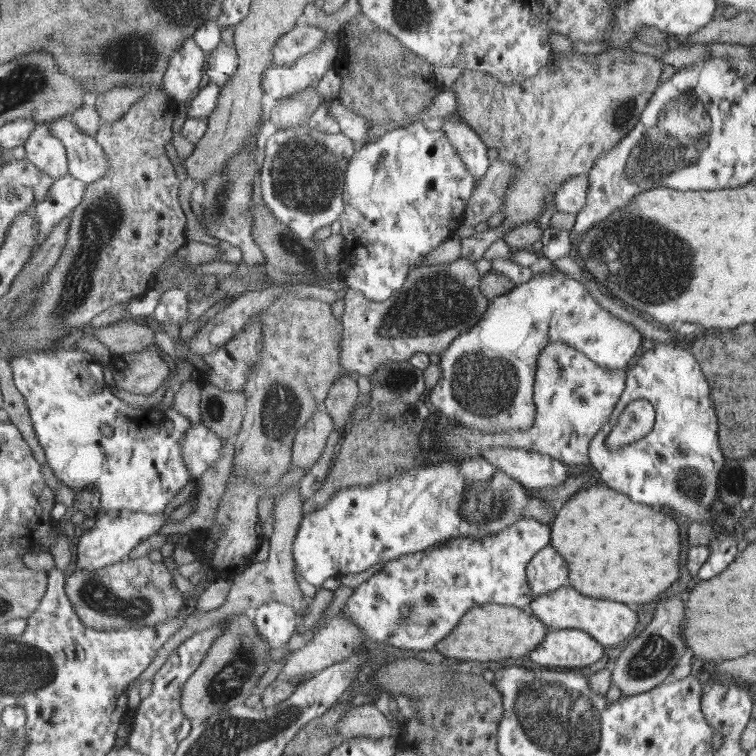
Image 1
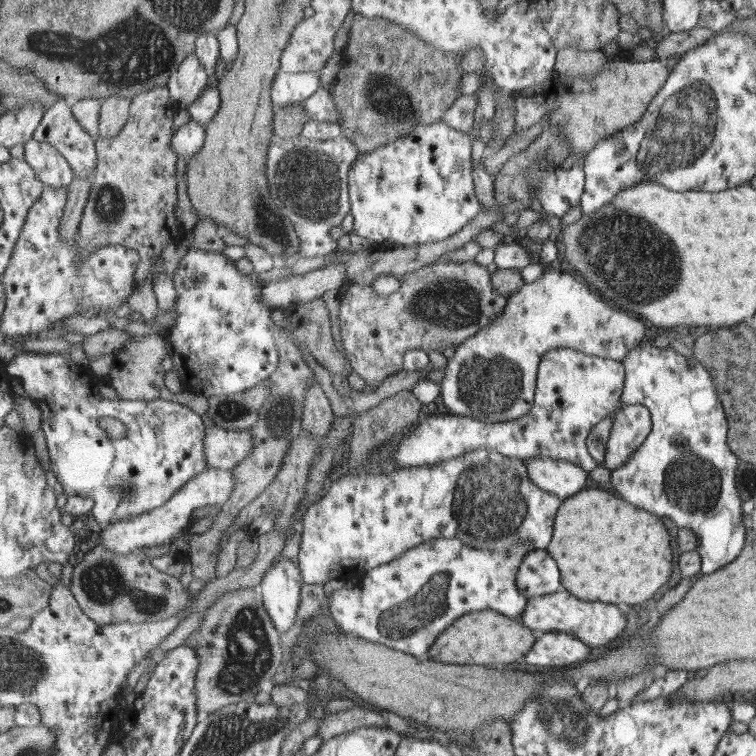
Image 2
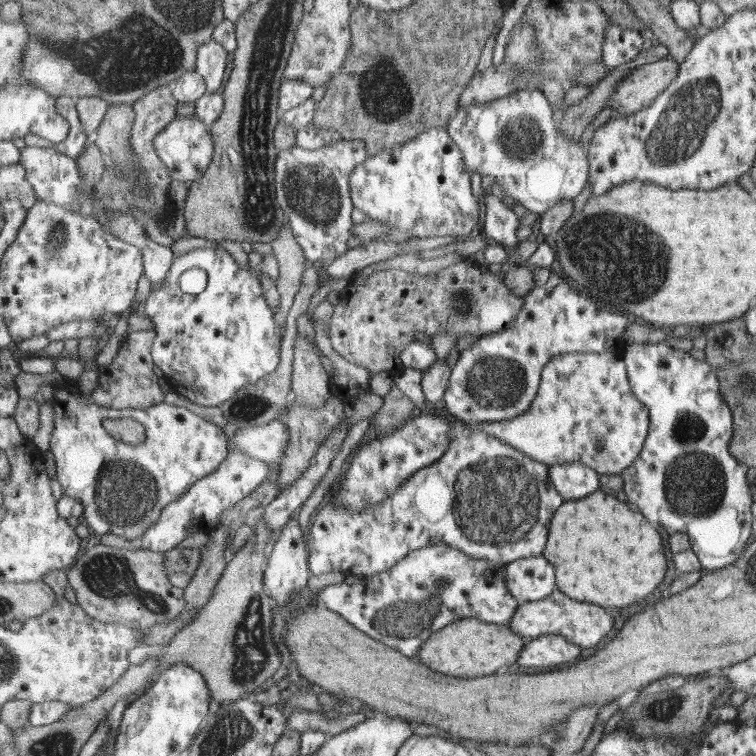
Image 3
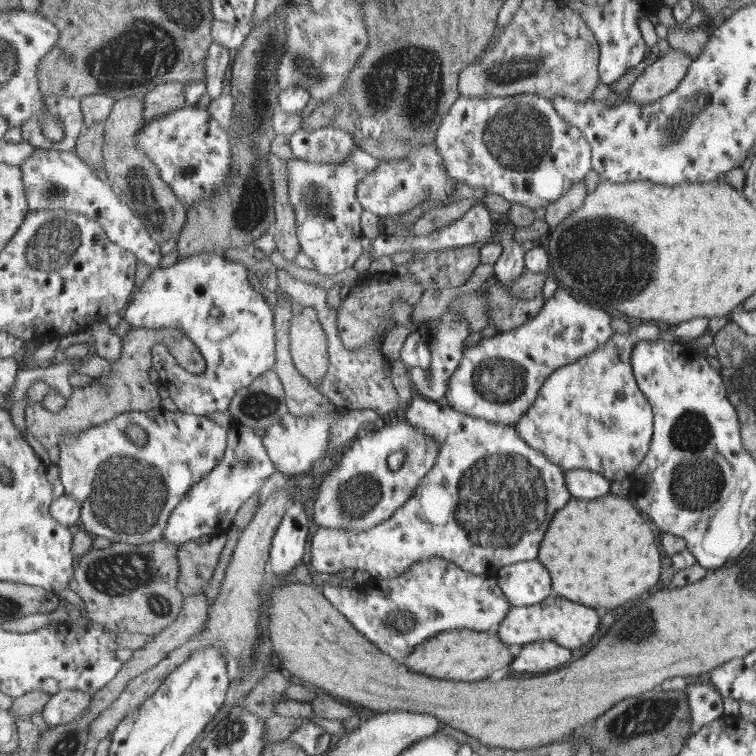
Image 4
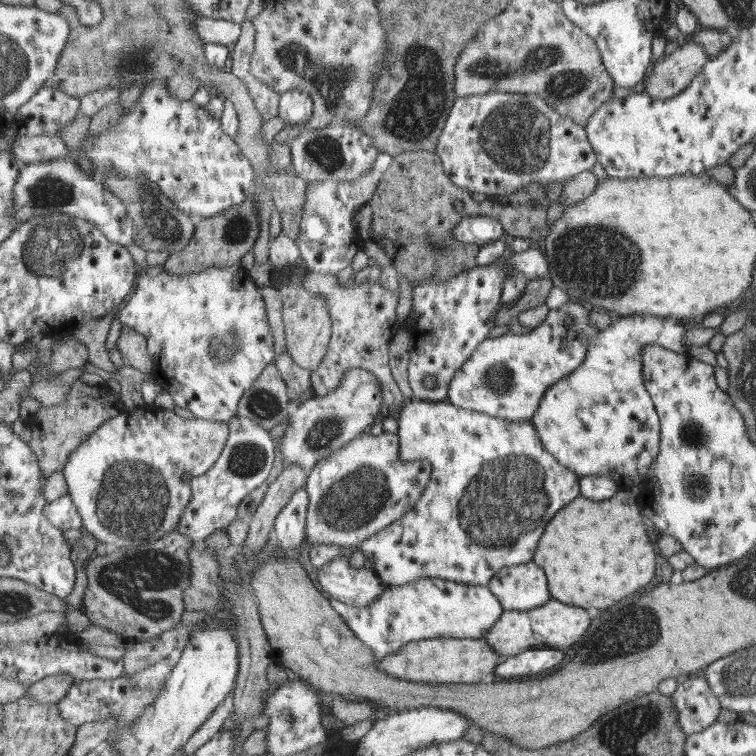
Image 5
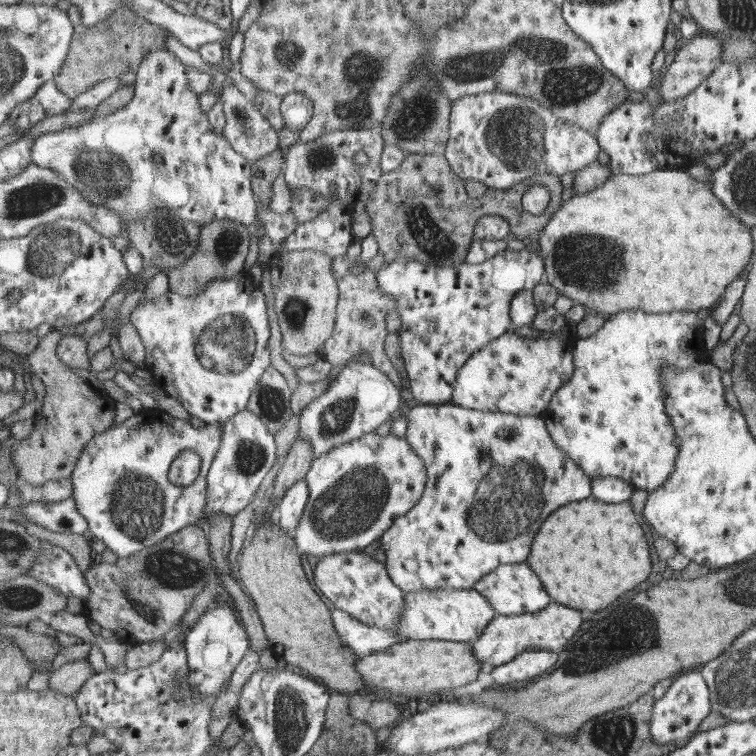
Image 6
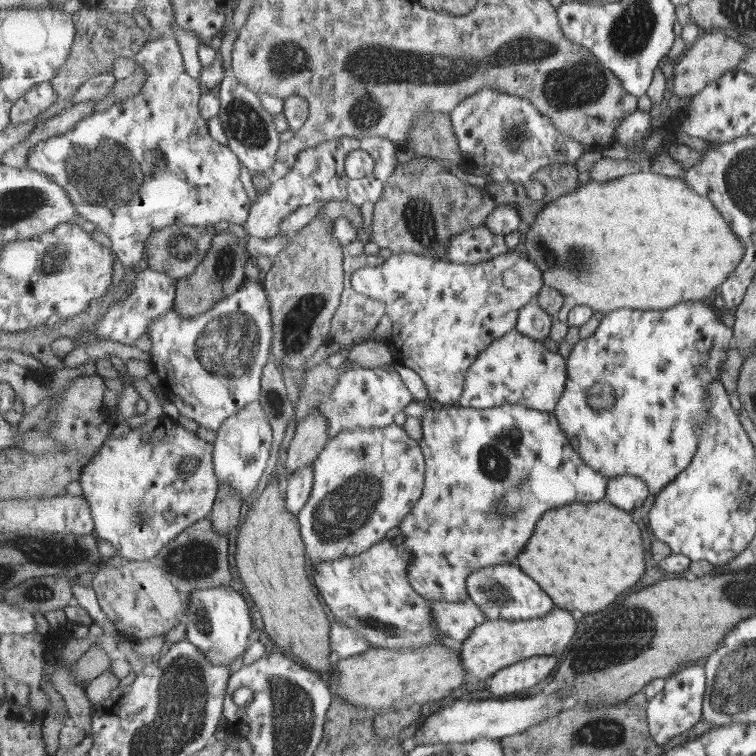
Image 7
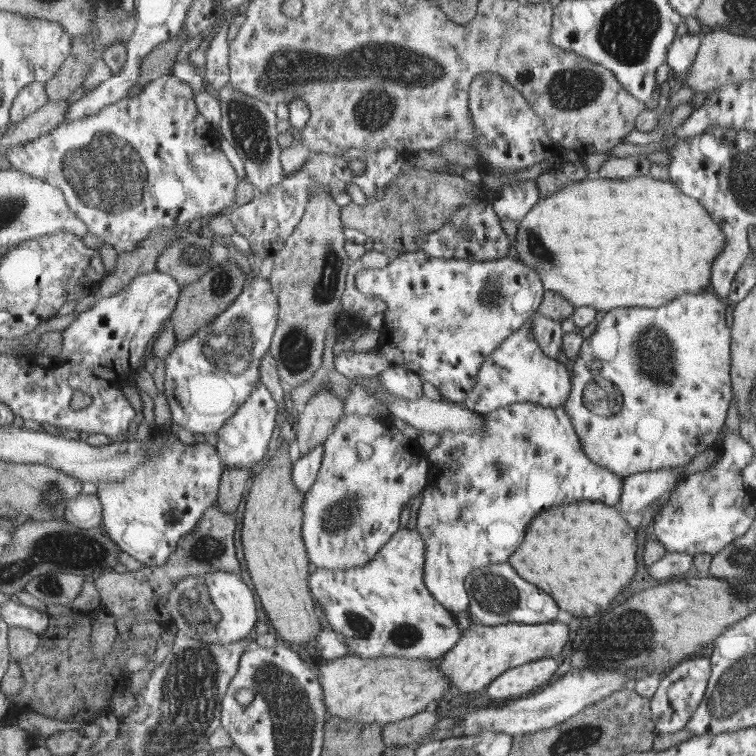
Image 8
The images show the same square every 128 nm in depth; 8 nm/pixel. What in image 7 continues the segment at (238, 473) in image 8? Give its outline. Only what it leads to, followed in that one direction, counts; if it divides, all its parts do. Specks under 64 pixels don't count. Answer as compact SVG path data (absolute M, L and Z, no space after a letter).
M221 485L211 514L215 532L229 536L241 522L241 508L243 508L241 494L229 486Z

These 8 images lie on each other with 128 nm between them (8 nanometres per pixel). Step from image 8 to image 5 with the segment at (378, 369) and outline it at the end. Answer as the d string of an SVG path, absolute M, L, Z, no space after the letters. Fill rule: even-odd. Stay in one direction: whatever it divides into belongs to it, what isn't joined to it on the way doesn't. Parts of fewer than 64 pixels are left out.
M527 249L520 253L512 253L506 262L489 264L487 266L473 266L469 270L463 268L462 272L455 274L451 279L438 284L435 276L427 276L419 280L419 284L412 286L413 305L415 315L417 315L417 324L413 329L409 329L411 342L410 364L408 367L409 383L414 390L414 399L420 401L445 402L448 399L448 393L451 381L460 369L470 360L473 353L478 347L485 342L489 332L495 326L494 316L497 312L499 303L502 302L504 289L501 287L502 274L505 272L505 263L508 267L517 267L525 273L529 280L542 279L543 276L550 274L550 263L546 258L546 253L540 249ZM431 375L435 377L435 387L432 389L425 388L425 378Z

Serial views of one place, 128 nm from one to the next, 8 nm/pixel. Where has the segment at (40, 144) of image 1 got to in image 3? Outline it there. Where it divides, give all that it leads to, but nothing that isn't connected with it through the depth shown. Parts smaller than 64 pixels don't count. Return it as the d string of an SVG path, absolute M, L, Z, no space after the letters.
M28 144L22 150L20 160L27 171L27 180L33 184L38 199L47 199L67 208L72 200L78 200L77 197L81 196L83 181L79 176L79 168L77 168L75 158L71 158L71 156L52 147L37 147Z

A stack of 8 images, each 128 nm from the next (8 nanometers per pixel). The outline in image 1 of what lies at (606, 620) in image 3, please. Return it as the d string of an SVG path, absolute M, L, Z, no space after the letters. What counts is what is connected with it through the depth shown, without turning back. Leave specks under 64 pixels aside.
M568 585L561 589L535 596L531 604L531 613L548 626L554 629L579 629L585 630L595 637L604 647L615 647L621 645L623 640L628 640L629 636L637 630L639 626L639 616L633 608L629 608L623 602L613 602L613 600L597 600L597 598L583 595L575 587Z

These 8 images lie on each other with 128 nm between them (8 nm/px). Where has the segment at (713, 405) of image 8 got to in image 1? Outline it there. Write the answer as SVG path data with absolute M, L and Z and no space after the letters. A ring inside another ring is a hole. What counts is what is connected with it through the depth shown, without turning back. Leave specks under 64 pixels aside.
M561 342L552 343L542 351L538 359L534 400L538 406L535 426L529 430L511 432L483 432L465 424L450 422L443 429L431 431L432 449L456 458L477 457L491 447L527 449L552 456L573 466L574 469L591 465L590 442L599 429L609 421L626 389L626 371L610 372L574 347ZM639 403L626 409L620 416L613 432L609 435L607 445L619 449L627 443L642 440L651 432L654 425L654 409L645 403Z

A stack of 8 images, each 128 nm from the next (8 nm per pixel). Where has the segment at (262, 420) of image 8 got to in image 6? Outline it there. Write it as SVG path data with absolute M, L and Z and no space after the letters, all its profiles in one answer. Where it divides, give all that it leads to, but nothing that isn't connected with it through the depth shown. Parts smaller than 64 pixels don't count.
M246 409L225 423L221 448L218 449L218 454L215 456L207 478L207 491L209 493L207 505L205 505L205 511L201 515L201 521L196 525L206 529L211 516L215 516L215 514L235 516L243 508L247 508L253 500L253 494L263 484L267 472L273 468L276 456L275 435L269 434L267 425L253 412Z

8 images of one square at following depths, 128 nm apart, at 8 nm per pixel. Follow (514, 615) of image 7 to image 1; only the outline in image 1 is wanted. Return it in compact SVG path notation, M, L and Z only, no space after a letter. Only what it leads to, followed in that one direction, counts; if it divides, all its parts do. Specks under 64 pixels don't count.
M551 544L531 559L527 567L527 579L535 596L555 592L570 585L569 564Z

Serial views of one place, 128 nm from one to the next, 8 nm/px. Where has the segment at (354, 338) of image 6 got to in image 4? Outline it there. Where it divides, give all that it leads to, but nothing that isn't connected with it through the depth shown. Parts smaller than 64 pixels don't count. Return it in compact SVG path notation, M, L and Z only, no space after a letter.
M283 269L277 270L277 283L300 306L311 306L318 310L319 322L321 322L325 335L327 335L331 363L326 378L317 386L320 392L325 394L337 408L344 410L369 409L381 417L399 412L400 399L397 390L395 390L390 378L385 376L385 363L388 363L380 350L382 343L376 341L368 348L349 351L341 341L338 332L337 315L339 315L339 308L329 306L329 290L312 286L303 280L297 282L293 274L289 274L287 270Z

